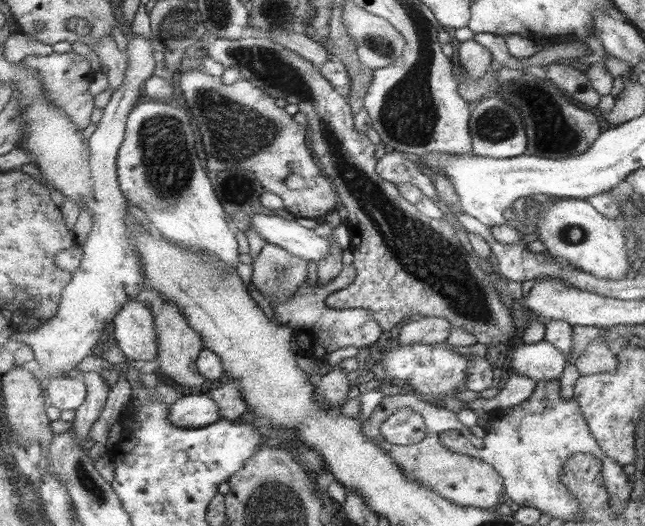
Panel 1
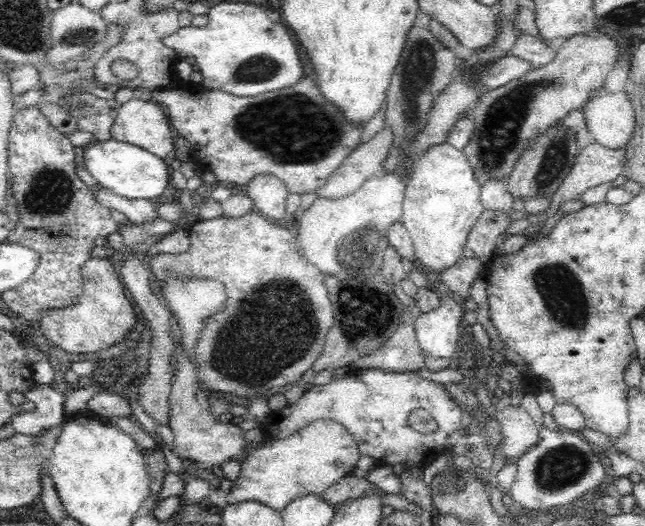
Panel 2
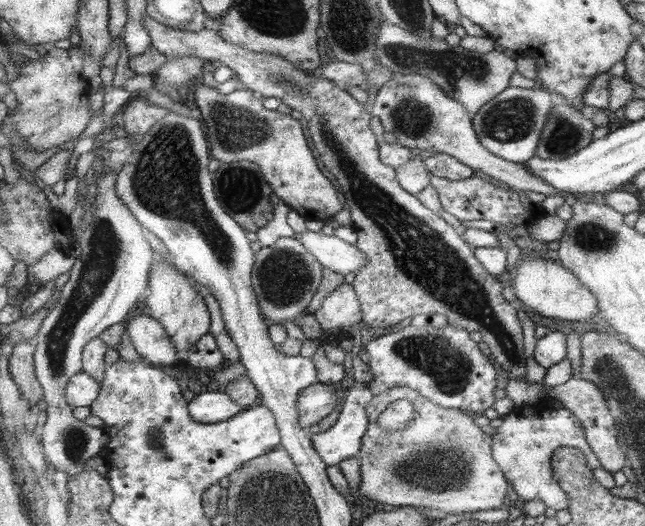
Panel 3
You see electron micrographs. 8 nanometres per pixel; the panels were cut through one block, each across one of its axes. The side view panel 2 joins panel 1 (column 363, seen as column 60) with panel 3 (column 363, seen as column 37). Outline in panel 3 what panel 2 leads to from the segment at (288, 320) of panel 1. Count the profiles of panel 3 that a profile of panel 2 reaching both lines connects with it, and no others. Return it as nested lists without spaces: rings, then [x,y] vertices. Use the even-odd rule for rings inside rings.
[[[353,284],[339,286],[337,292],[333,292],[323,308],[315,314],[317,320],[325,326],[325,332],[347,332],[351,324],[363,322],[365,312],[361,310],[361,300],[357,294],[357,288]]]

